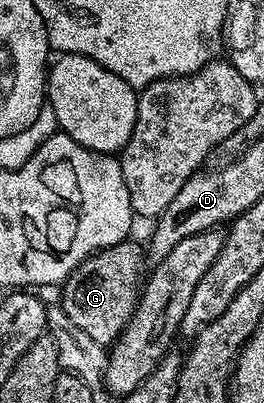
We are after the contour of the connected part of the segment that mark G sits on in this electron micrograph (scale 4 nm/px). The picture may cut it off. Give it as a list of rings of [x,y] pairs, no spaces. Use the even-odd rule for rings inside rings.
[[[125,240],[98,250],[89,258],[84,259],[72,274],[59,287],[60,309],[70,316],[70,320],[94,344],[108,348],[115,342],[118,335],[124,331],[130,316],[136,310],[136,300],[142,289],[142,274],[140,269],[146,266],[146,250],[133,240]]]

